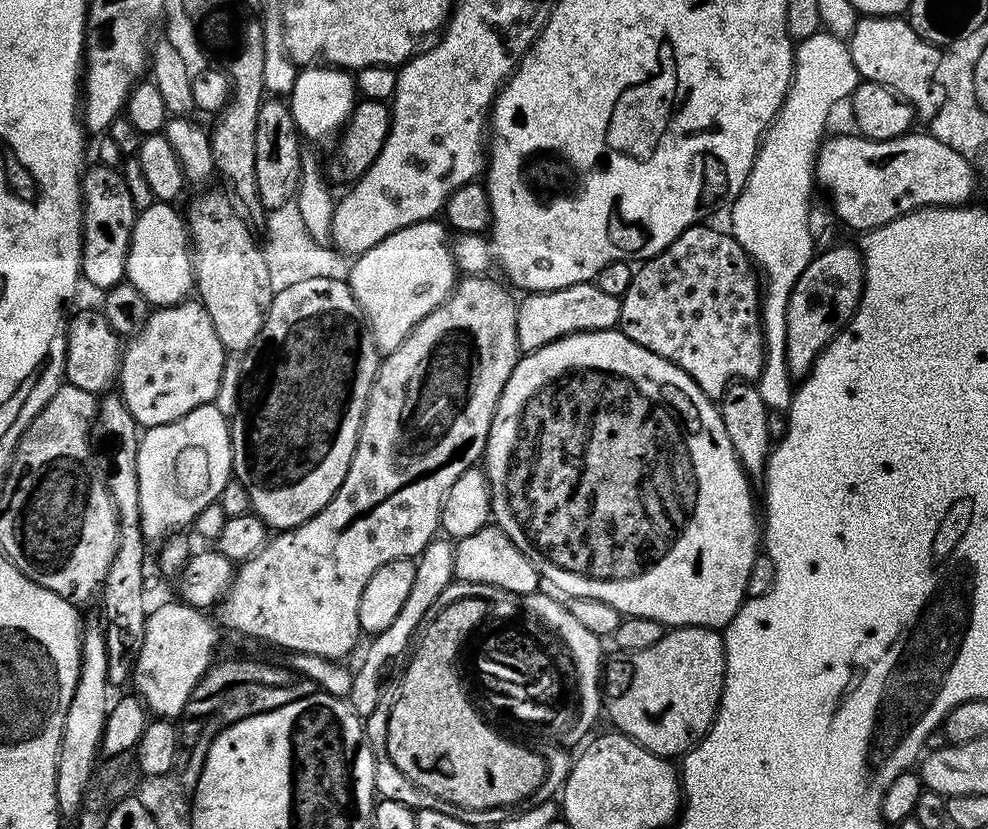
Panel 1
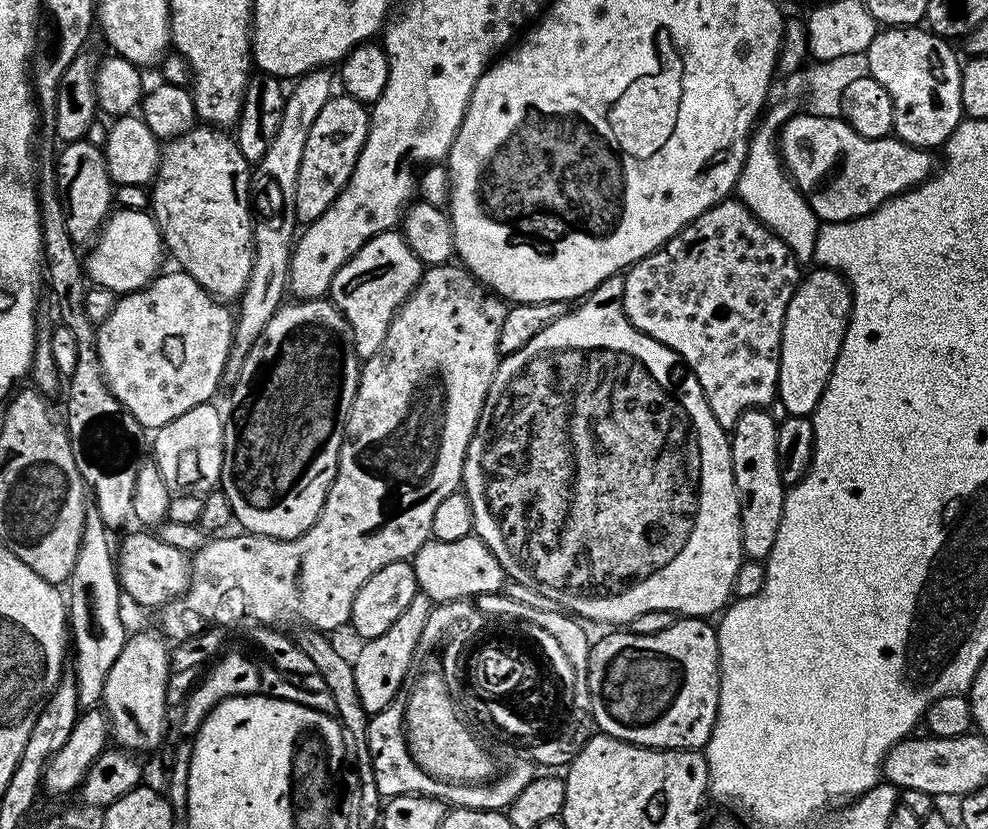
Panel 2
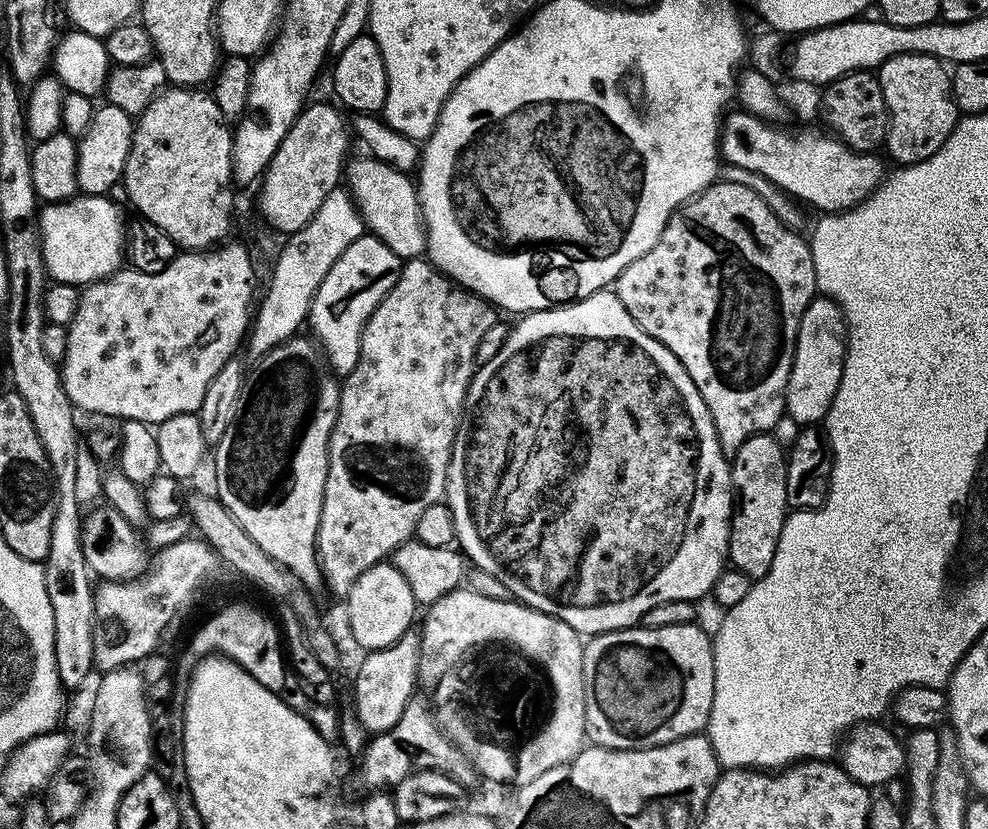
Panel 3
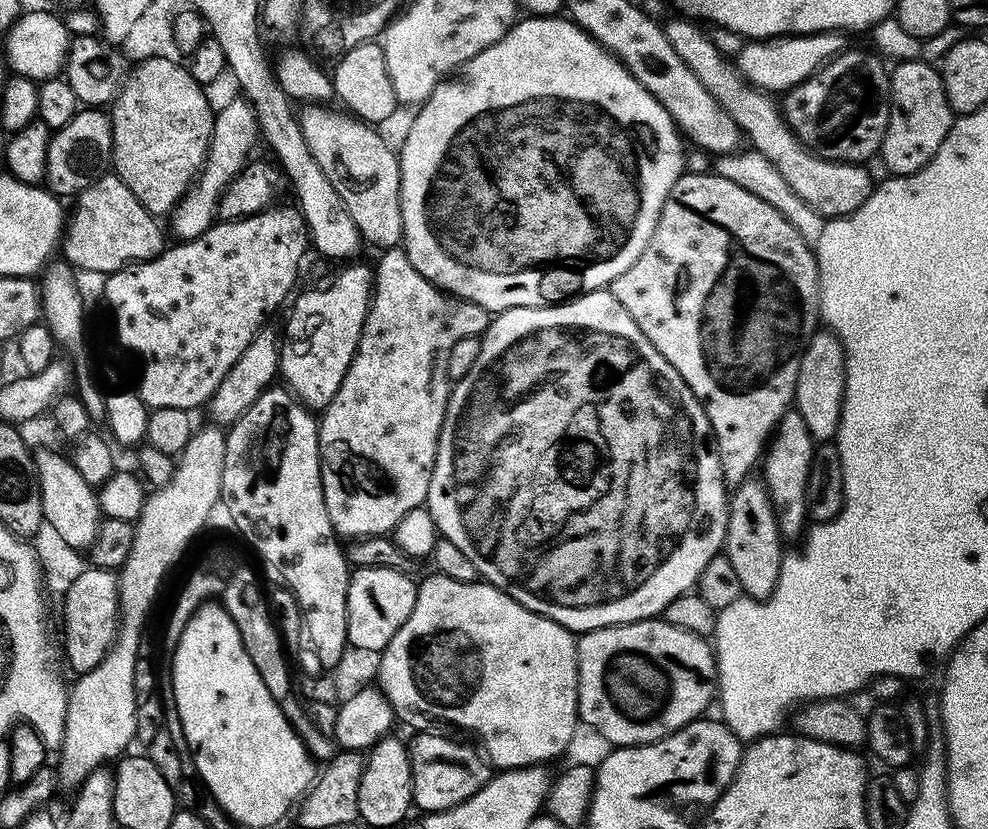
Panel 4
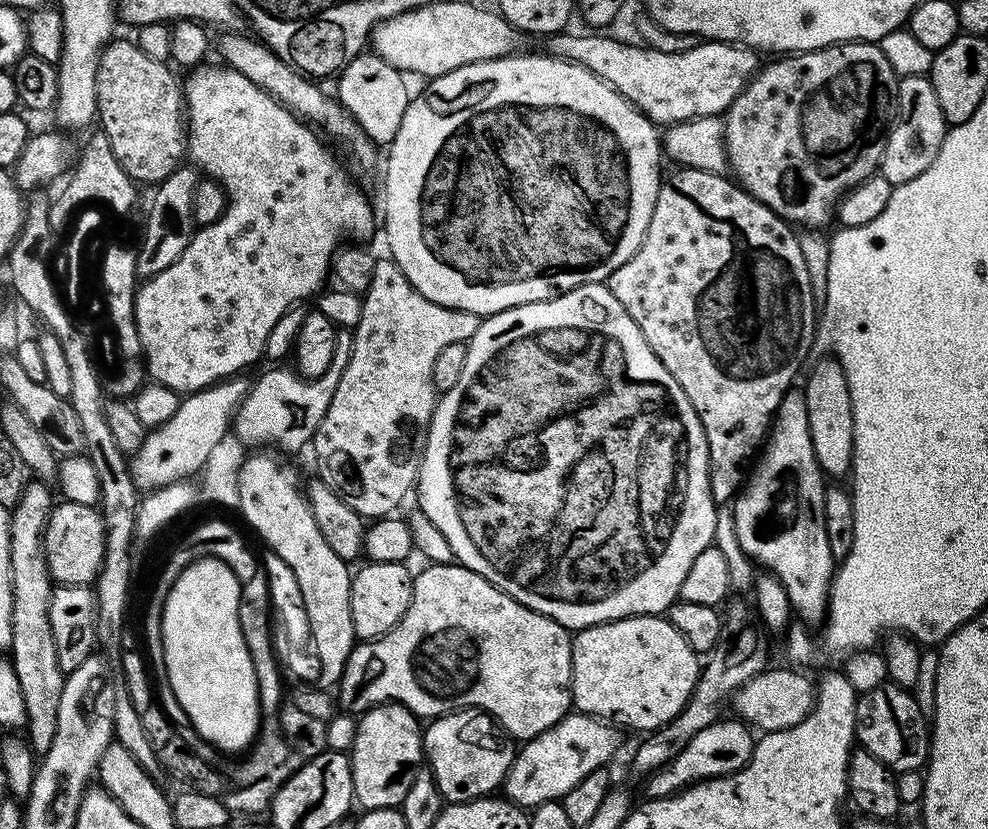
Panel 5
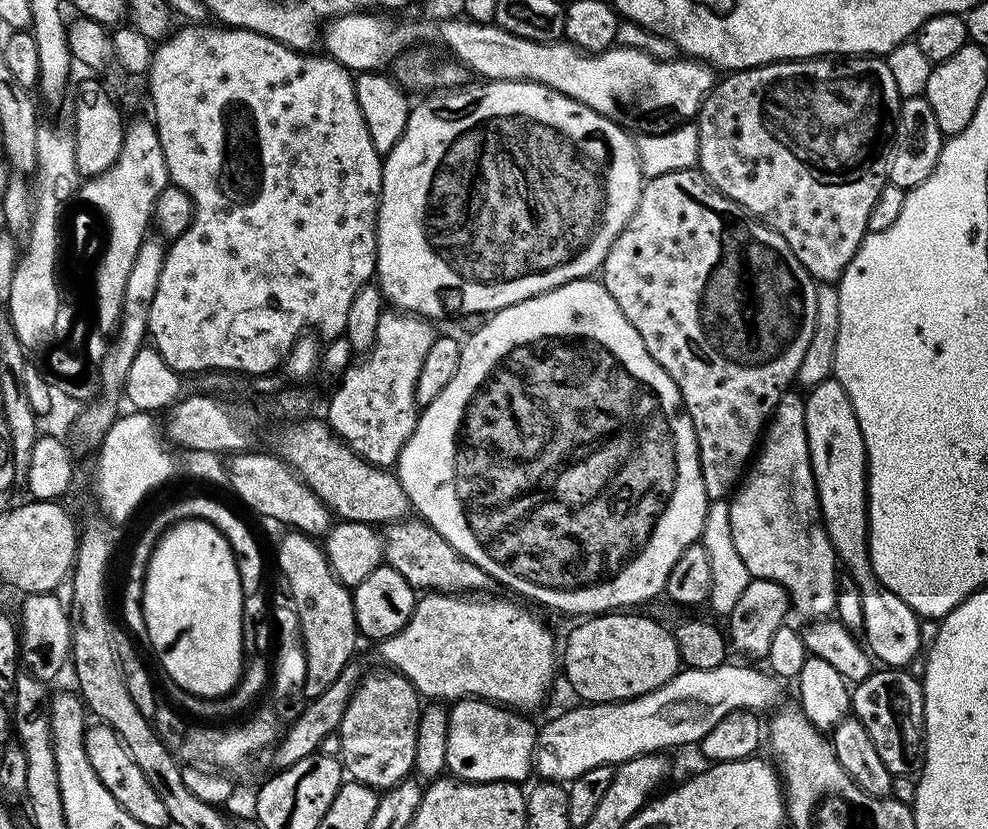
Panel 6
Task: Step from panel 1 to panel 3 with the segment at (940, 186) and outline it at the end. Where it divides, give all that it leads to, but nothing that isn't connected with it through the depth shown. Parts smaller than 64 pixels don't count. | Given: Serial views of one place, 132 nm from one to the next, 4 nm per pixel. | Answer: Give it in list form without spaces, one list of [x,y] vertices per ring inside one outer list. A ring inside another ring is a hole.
[[[729,111],[720,125],[723,163],[757,172],[788,196],[813,204],[817,213],[835,214],[857,208],[886,179],[884,164],[876,152],[858,152],[823,127],[800,126],[804,128],[787,132],[754,113],[737,111]]]

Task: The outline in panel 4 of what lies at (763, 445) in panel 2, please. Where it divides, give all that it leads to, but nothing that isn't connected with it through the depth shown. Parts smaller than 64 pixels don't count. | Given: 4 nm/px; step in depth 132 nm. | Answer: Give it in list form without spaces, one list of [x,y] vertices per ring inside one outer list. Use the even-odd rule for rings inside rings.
[[[749,478],[731,489],[728,501],[728,525],[724,535],[723,555],[730,558],[744,595],[751,600],[764,600],[778,586],[786,548],[780,545],[782,533],[776,511],[763,479]]]

